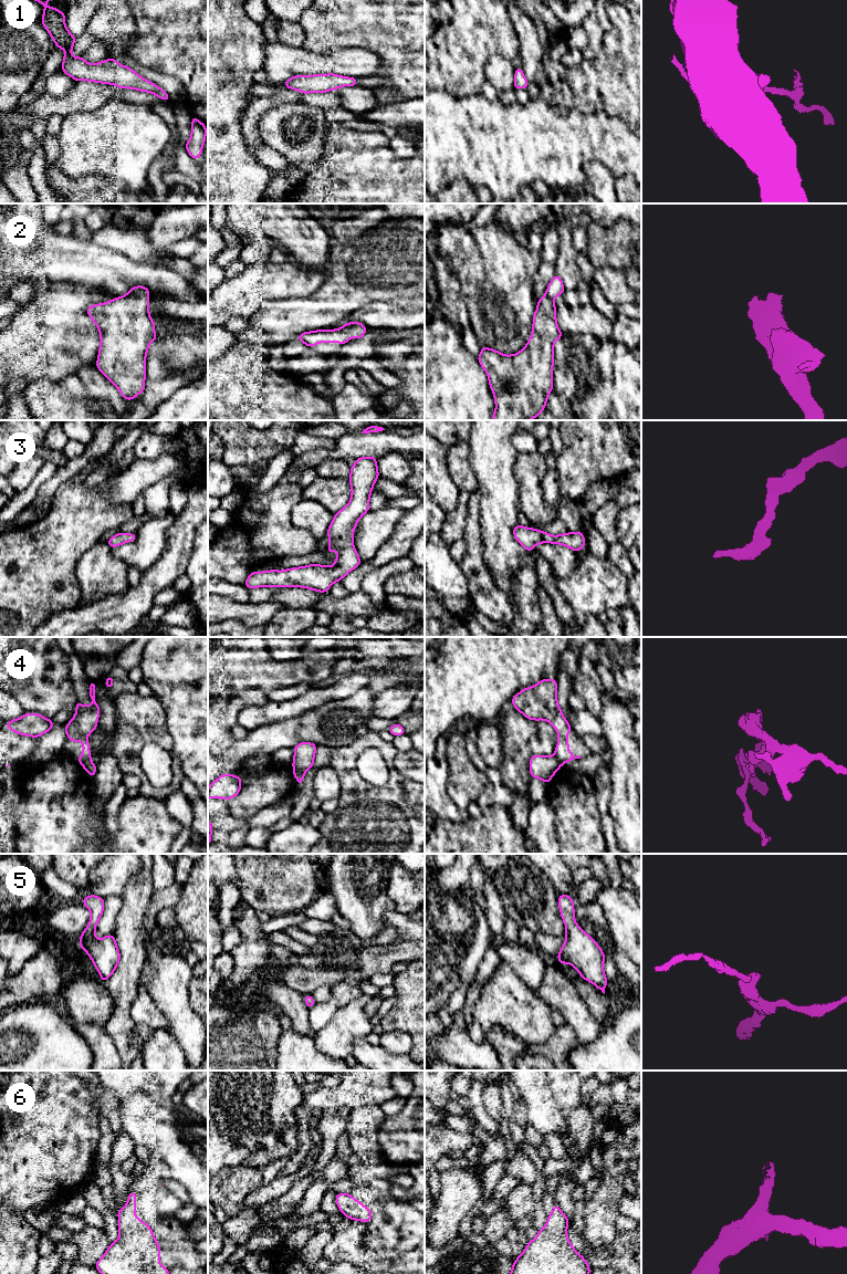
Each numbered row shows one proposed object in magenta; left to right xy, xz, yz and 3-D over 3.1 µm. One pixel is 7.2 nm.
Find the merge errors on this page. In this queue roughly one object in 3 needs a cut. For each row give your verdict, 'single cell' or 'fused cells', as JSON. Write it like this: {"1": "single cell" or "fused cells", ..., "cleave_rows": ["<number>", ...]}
{"1": "single cell", "2": "single cell", "3": "single cell", "4": "fused cells", "5": "single cell", "6": "single cell", "cleave_rows": ["4"]}

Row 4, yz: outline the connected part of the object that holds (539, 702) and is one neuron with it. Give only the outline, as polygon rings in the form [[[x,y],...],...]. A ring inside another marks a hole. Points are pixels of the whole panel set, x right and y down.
[[[542,679],[533,687],[523,688],[511,699],[514,709],[519,710],[529,720],[546,720],[558,734],[558,744],[555,746],[555,756],[563,765],[567,761],[581,759],[569,753],[567,735],[572,731],[568,721],[564,718],[557,703],[556,679]]]

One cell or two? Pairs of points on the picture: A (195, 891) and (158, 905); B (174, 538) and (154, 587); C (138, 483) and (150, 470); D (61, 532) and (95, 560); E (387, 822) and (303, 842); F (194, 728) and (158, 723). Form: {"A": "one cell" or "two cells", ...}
{"A": "two cells", "B": "one cell", "C": "one cell", "D": "two cells", "E": "two cells", "F": "two cells"}

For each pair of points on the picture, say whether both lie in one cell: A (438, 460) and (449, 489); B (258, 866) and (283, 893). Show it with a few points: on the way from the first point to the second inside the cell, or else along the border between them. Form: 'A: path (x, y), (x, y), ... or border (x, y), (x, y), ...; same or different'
A: path (438, 467), (438, 478), (442, 482); same
B: path (263, 873), (276, 886); same

